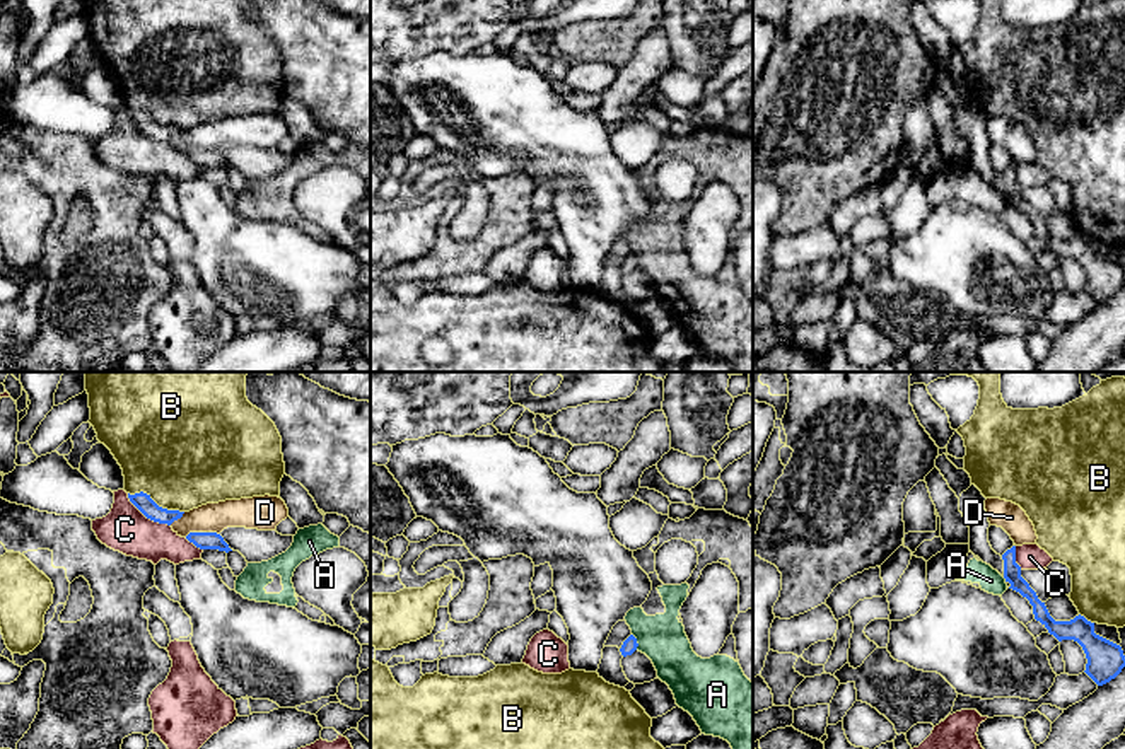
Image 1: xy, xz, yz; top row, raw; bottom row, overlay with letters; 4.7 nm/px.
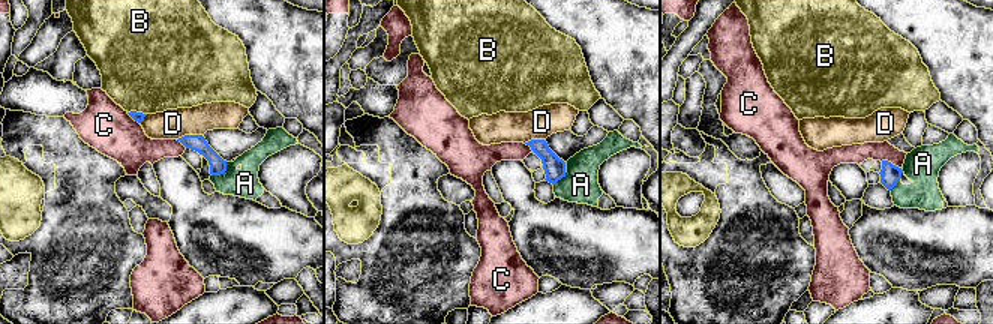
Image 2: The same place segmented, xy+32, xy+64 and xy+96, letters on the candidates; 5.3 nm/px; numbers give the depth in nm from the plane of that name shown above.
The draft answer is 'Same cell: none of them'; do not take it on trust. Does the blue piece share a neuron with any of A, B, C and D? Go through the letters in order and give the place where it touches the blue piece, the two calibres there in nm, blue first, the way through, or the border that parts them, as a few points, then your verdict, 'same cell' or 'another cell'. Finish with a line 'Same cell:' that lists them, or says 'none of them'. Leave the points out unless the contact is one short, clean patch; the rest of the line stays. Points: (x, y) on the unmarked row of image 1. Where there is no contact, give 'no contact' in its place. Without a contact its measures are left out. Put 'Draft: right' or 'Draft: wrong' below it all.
A: meets blue in xz at (635, 260); 70 nm thick on the blue side, 220 nm on the other; another cell
B: meets blue in xy at (154, 120); 80 nm thick on the blue side, 480 nm on the other; another cell
C: meets blue in xy at (147, 135); 80 nm thick on the blue side, 220 nm on the other; another cell
D: meets blue in xy at (202, 150); 80 nm thick on the blue side, 140 nm on the other; border along xy (219, 150), (188, 150), (185, 154); another cell
Same cell: none of them
Draft: right

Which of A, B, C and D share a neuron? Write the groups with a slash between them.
A / B / C / D

